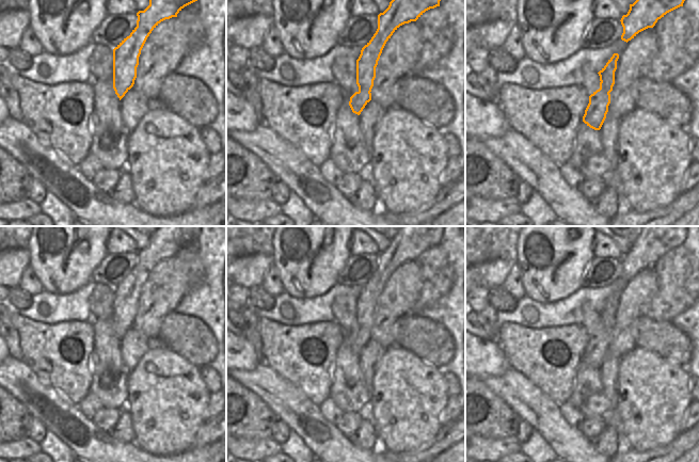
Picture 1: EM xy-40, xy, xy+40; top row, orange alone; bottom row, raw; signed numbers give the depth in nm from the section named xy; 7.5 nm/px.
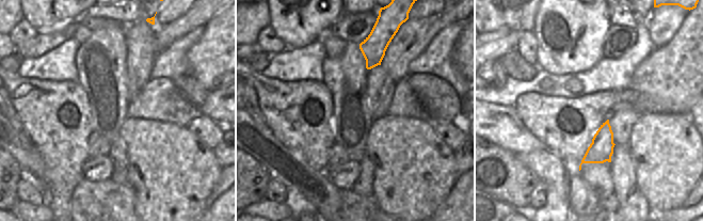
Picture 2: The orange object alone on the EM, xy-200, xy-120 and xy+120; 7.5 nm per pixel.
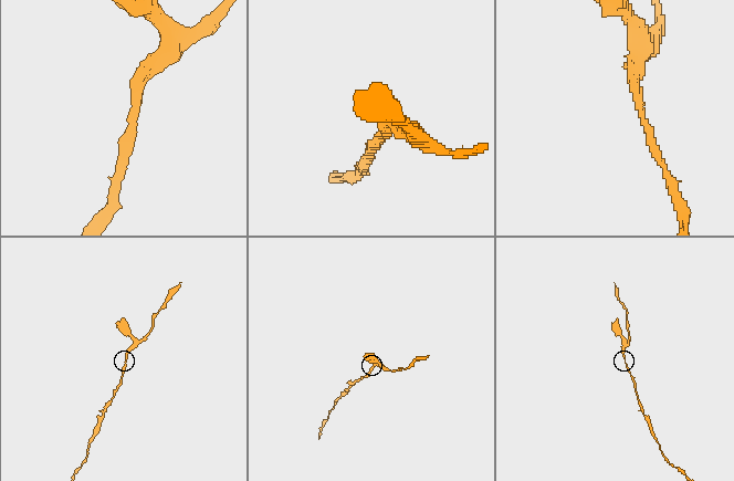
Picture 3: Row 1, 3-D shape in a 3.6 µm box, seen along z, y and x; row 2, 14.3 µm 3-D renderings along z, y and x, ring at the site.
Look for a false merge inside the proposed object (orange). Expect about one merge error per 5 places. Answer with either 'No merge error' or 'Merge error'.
No merge error

